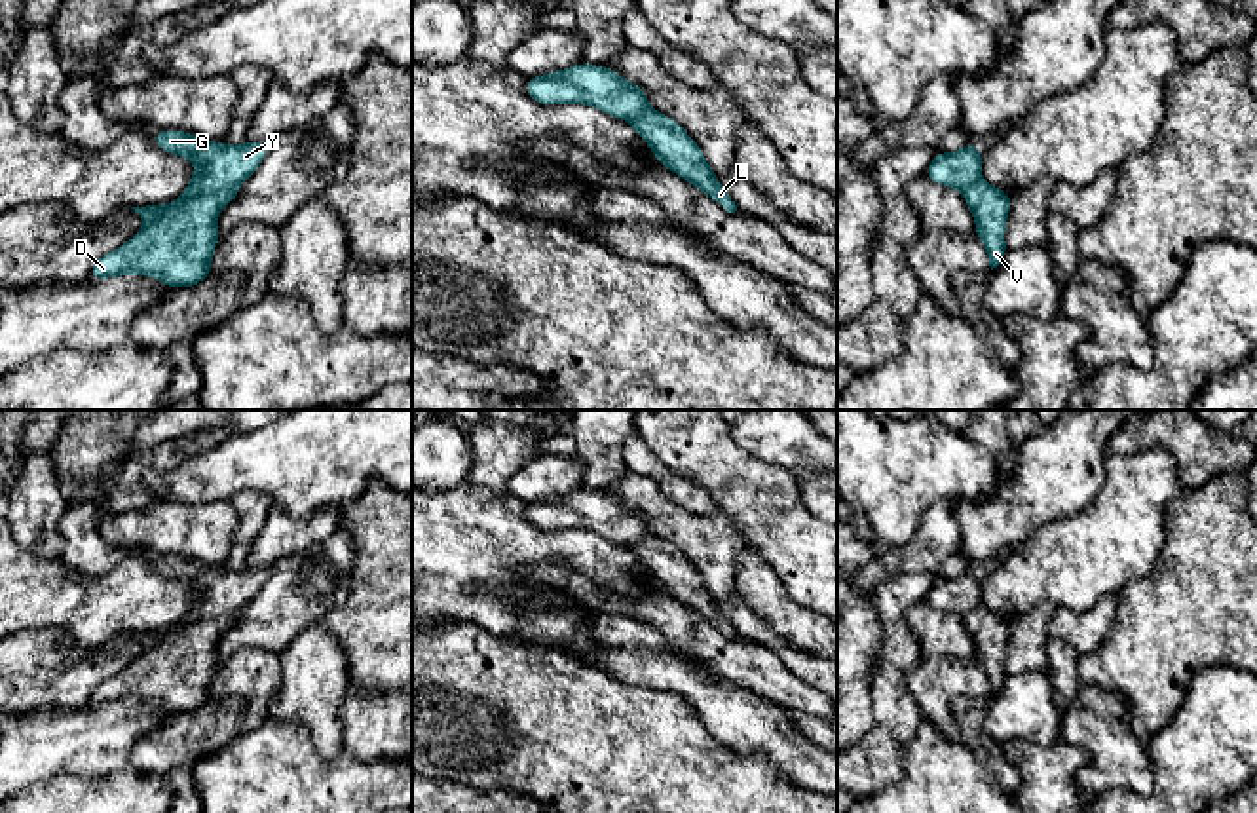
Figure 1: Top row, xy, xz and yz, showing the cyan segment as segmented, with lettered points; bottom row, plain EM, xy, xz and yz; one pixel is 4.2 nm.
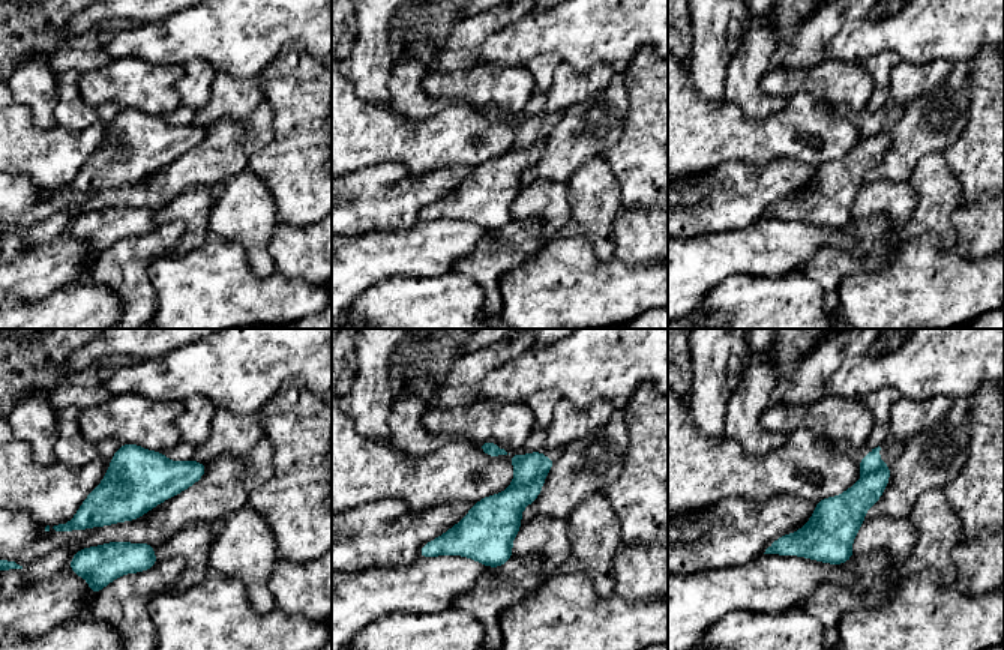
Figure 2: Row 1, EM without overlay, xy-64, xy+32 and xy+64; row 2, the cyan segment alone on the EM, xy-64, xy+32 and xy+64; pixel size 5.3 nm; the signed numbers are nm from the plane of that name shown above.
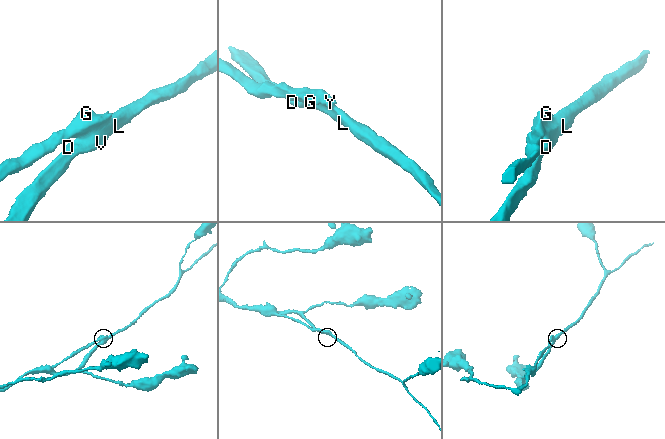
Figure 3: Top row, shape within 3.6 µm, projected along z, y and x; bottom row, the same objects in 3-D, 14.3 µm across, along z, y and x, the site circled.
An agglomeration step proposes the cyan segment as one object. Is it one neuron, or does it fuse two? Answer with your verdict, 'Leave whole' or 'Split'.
Split

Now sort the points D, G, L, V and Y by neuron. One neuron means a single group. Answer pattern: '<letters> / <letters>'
D L V / G Y

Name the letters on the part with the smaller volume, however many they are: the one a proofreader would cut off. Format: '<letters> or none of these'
G, Y

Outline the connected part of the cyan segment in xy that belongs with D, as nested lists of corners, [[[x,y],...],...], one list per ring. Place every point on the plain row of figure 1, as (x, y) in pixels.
[[[239,612],[169,629],[125,671],[99,684],[89,705],[150,701],[171,714],[201,709],[213,697],[211,680],[220,665],[218,638],[237,619]]]

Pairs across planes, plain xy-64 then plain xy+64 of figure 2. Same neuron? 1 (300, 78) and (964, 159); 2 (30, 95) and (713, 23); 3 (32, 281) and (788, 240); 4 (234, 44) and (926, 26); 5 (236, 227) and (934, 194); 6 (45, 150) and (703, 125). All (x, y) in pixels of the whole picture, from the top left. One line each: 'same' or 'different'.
1: same
2: same
3: same
4: same
5: same
6: same

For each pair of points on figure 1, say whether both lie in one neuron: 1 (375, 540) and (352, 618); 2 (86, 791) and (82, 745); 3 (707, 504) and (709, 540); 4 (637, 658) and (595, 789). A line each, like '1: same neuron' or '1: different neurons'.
1: same neuron
2: different neurons
3: different neurons
4: different neurons

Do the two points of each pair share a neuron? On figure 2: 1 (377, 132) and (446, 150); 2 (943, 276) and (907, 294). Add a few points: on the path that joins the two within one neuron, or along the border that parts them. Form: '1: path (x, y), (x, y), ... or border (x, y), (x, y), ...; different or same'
1: path (393, 138), (404, 143), (429, 144); same
2: path (934, 285), (925, 294), (916, 294); same

